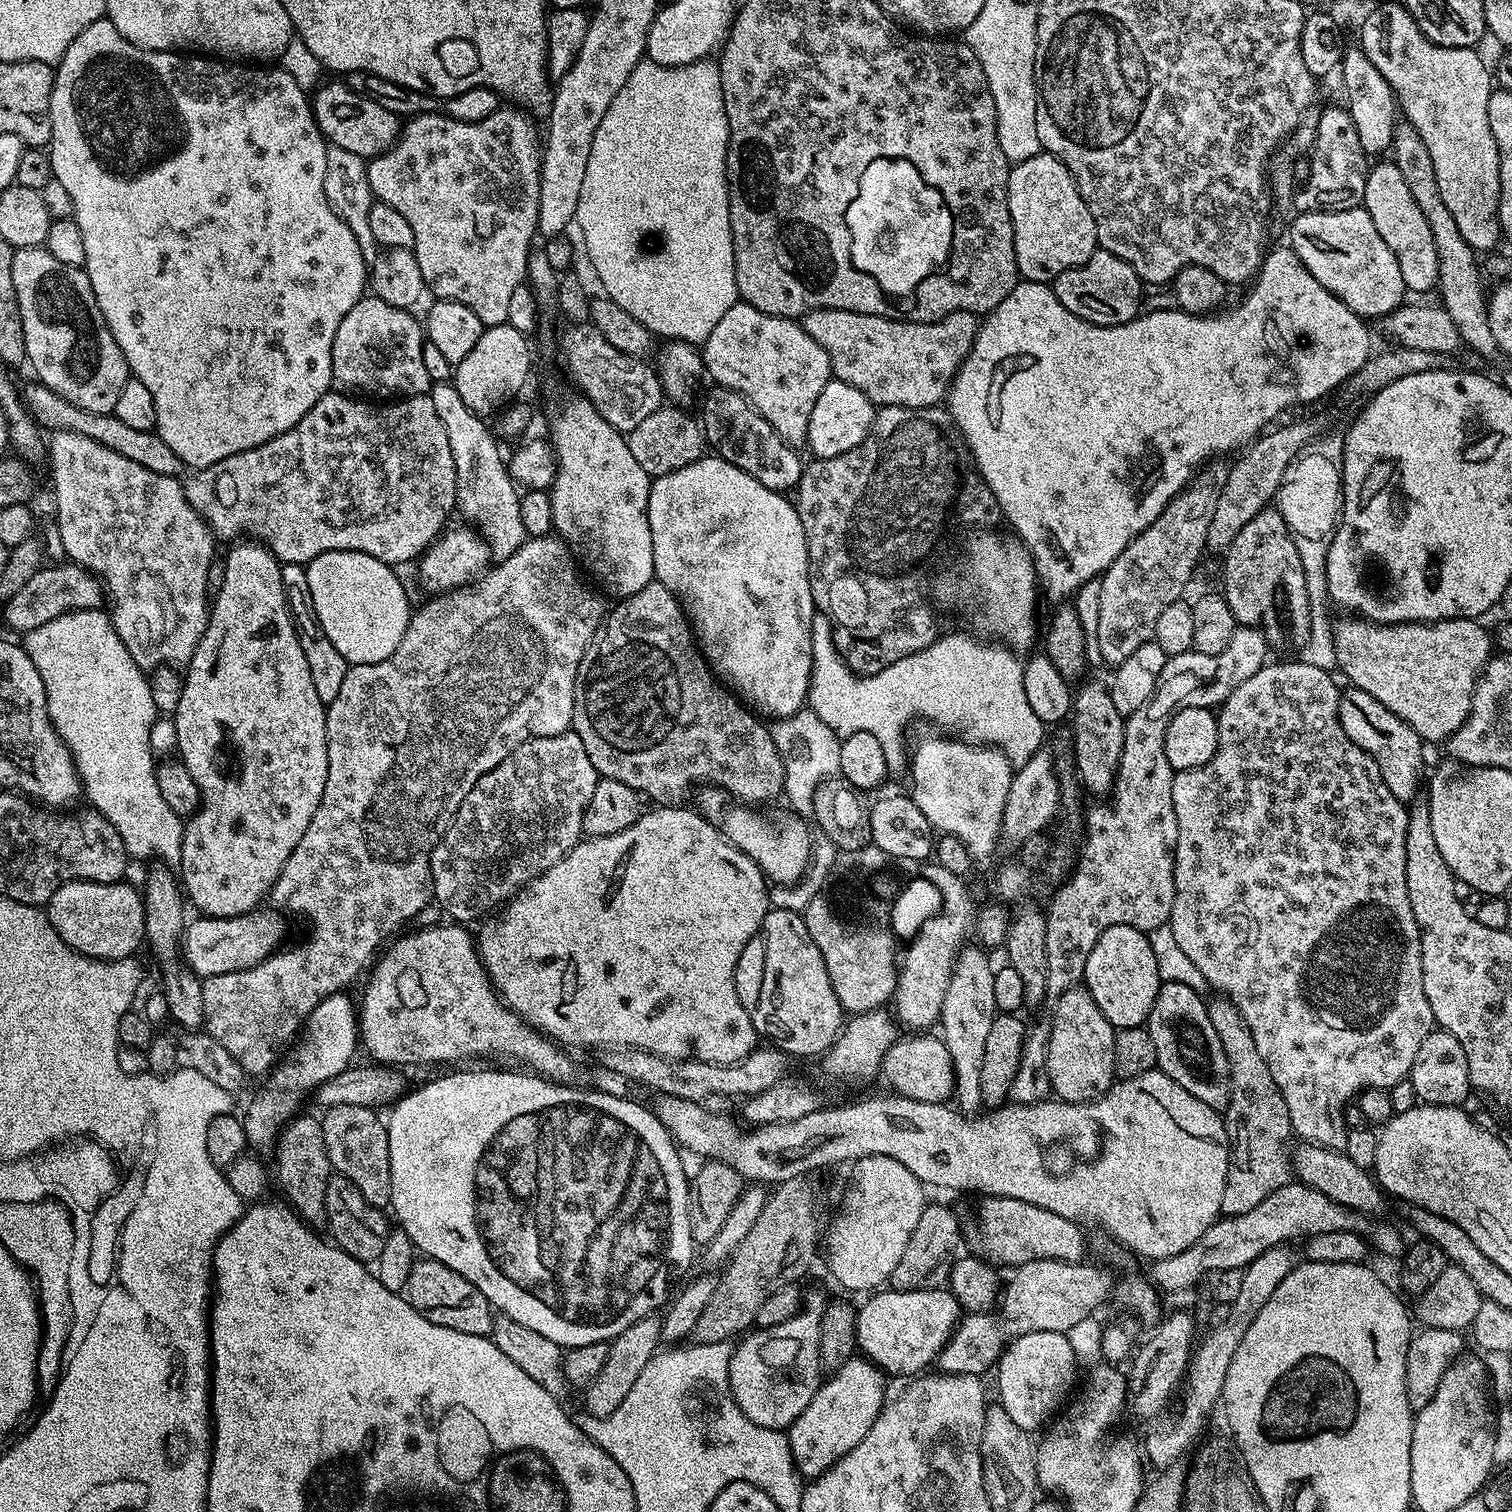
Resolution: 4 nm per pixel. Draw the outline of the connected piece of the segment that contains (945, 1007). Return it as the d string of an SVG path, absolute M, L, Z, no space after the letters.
M961 947L952 964L952 973L946 986L946 996L942 998L942 1010L938 1021L939 1035L952 1063L955 1107L964 1114L981 1111L980 1070L982 1066L982 1046L986 1044L986 1033L990 1030L992 1017L997 1015L996 976L992 964L983 947Z

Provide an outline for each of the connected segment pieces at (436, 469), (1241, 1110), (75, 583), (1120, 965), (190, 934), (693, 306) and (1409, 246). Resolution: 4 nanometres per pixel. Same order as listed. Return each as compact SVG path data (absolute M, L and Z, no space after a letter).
M329 390L309 410L306 418L302 418L302 422L278 434L278 438L262 446L254 446L254 450L242 450L242 454L230 454L230 458L222 458L222 462L214 462L214 466L209 468L197 468L191 475L189 480L183 481L186 502L190 502L194 510L198 510L200 517L211 528L212 535L221 541L228 540L227 542L235 541L240 537L251 538L263 544L265 548L269 548L281 565L306 566L314 558L318 558L318 554L327 552L361 552L370 554L370 558L378 558L387 564L401 566L400 564L406 563L407 560L415 561L423 556L445 531L449 523L448 515L457 511L454 454L450 450L450 441L446 438L446 426L442 426L442 418L438 418L438 410L434 410L434 402L428 394L396 398L391 402L369 402L367 399L357 398L355 395L345 394L339 390Z
M1213 995L1213 1000L1207 1001L1210 1023L1222 1042L1222 1050L1226 1050L1226 1062L1230 1066L1230 1094L1228 1106L1223 1109L1222 1119L1224 1129L1228 1135L1228 1169L1226 1170L1226 1184L1222 1186L1222 1204L1220 1211L1226 1216L1237 1216L1262 1202L1274 1190L1286 1186L1294 1176L1290 1159L1290 1148L1284 1143L1293 1139L1292 1123L1290 1122L1290 1110L1286 1110L1286 1098L1282 1098L1282 1090L1278 1090L1278 1082L1270 1075L1266 1062L1262 1062L1262 1054L1258 1054L1258 1046L1254 1046L1254 1036L1250 1034L1250 1028L1238 1014L1234 1002L1230 1002L1227 996Z
M63 562L57 568L45 566L18 590L18 594L8 597L4 608L4 620L19 634L33 632L38 626L46 626L54 618L67 612L81 612L87 608L100 608L106 600L104 585L92 573L77 564Z
M1110 926L1098 942L1094 942L1086 958L1083 987L1087 988L1098 1010L1102 1010L1104 1017L1117 1030L1147 1025L1161 983L1149 937L1136 928Z
M253 910L244 912L240 916L205 916L201 915L200 920L196 920L187 925L182 937L182 959L188 965L189 970L194 975L207 978L209 976L217 976L218 974L230 974L238 970L246 970L261 964L267 956L271 956L285 943L284 935L288 932L288 924L283 920L285 917L279 911L260 912L261 910Z
M647 58L641 60L638 66L634 66L634 70L630 74L630 78L626 78L626 86L622 86L622 90L618 90L618 94L614 94L614 102L610 102L610 110L606 110L602 122L598 122L598 130L594 134L594 146L590 146L590 162L586 162L586 178L582 178L582 195L578 198L578 210L576 211L575 227L580 227L580 236L584 239L584 248L588 251L588 260L592 263L592 268L596 271L596 276L600 279L603 295L609 296L614 302L618 302L618 306L622 306L622 310L626 310L626 314L630 314L633 318L638 318L638 322L642 322L642 326L646 326L651 330L653 337L660 338L665 336L665 341L684 340L687 344L703 345L706 338L710 338L710 330L714 330L714 326L718 326L722 314L726 314L726 310L730 310L730 306L738 303L738 293L736 290L736 275L734 274L734 242L732 241L732 231L730 230L730 206L728 205L728 176L724 173L726 166L726 150L728 149L728 119L726 118L726 106L722 102L722 78L720 77L719 63L713 62L711 59L699 60L693 64L683 64L677 68L671 68L665 64L659 64Z
M1391 162L1373 163L1366 178L1366 194L1362 205L1370 214L1378 234L1390 246L1394 258L1398 258L1398 270L1402 270L1402 282L1409 293L1428 292L1437 287L1439 282L1438 251L1434 246L1434 237L1430 225L1426 223L1422 210L1418 210L1418 202L1406 187L1402 174L1398 174L1398 166Z

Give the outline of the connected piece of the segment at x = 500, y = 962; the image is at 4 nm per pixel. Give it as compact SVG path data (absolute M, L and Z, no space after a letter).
M656 806L651 810L653 812L645 811L641 814L638 818L638 822L634 822L634 826L630 826L618 834L581 839L580 843L569 850L561 860L554 862L554 866L550 866L550 870L546 870L538 878L531 880L525 888L520 889L507 904L499 909L498 914L489 915L487 919L483 921L485 924L480 928L480 936L478 932L480 960L484 963L484 969L488 971L488 977L492 980L492 987L496 989L500 999L503 1000L512 1011L517 1012L521 1020L523 1020L529 1028L543 1034L547 1039L555 1042L557 1045L569 1046L568 1044L573 1044L576 1048L596 1048L595 1050L604 1050L609 1046L623 1046L625 1048L641 1048L647 1052L653 1052L659 1056L674 1058L675 1060L701 1060L702 1062L710 1062L711 1064L736 1064L739 1060L746 1059L746 1057L756 1051L758 1047L758 1037L752 1025L752 1014L744 1009L742 1002L738 998L738 990L736 989L736 967L738 966L738 958L742 958L742 950L746 950L746 942L750 942L750 938L754 938L754 934L760 929L762 922L766 918L766 914L770 910L769 885L766 883L766 877L764 873L761 872L759 866L754 863L745 852L735 848L735 846L720 833L719 828L714 827L710 821L705 820L699 811L692 809L691 812L688 806Z

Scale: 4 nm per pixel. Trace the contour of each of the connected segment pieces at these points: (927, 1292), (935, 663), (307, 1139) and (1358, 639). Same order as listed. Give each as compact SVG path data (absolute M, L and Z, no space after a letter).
M936 1287L909 1292L880 1290L869 1295L865 1299L869 1300L859 1305L856 1313L856 1346L859 1355L889 1377L904 1376L907 1372L921 1373L927 1363L935 1361L962 1316L962 1309L952 1293L943 1287Z
M952 632L949 636L941 635L921 652L910 654L886 666L875 676L869 676L865 688L855 693L856 706L845 706L833 714L832 729L836 735L843 738L859 732L874 734L874 738L878 738L883 752L886 753L889 773L896 774L903 768L905 771L906 768L904 727L915 716L925 716L926 719L933 720L940 727L937 729L945 733L962 734L965 741L999 748L1014 766L1025 764L1036 751L1041 749L1043 744L1040 743L1044 740L1046 725L1043 719L1037 718L1034 710L1030 710L1030 702L1026 702L1024 666L1021 657L999 642L989 642L979 635L964 632Z
M305 1114L297 1115L295 1118L288 1121L287 1124L284 1125L280 1130L280 1135L274 1145L274 1153L276 1152L276 1172L274 1168L274 1176L280 1179L280 1184L284 1187L284 1192L288 1197L286 1197L287 1203L291 1205L294 1209L297 1216L300 1217L301 1220L304 1221L305 1224L309 1226L317 1226L316 1224L323 1225L326 1221L326 1186L328 1185L328 1179L333 1176L332 1171L332 1163L330 1162L330 1158L326 1154L326 1138L322 1138L322 1126L320 1125L319 1119L314 1115L312 1116L304 1116Z
M1466 616L1411 624L1377 624L1363 618L1348 619L1352 620L1336 620L1332 625L1336 665L1339 671L1344 671L1347 683L1366 690L1370 698L1378 698L1386 710L1398 714L1402 722L1409 724L1421 740L1447 742L1470 714L1476 682L1494 655L1493 633L1487 632L1479 619Z

